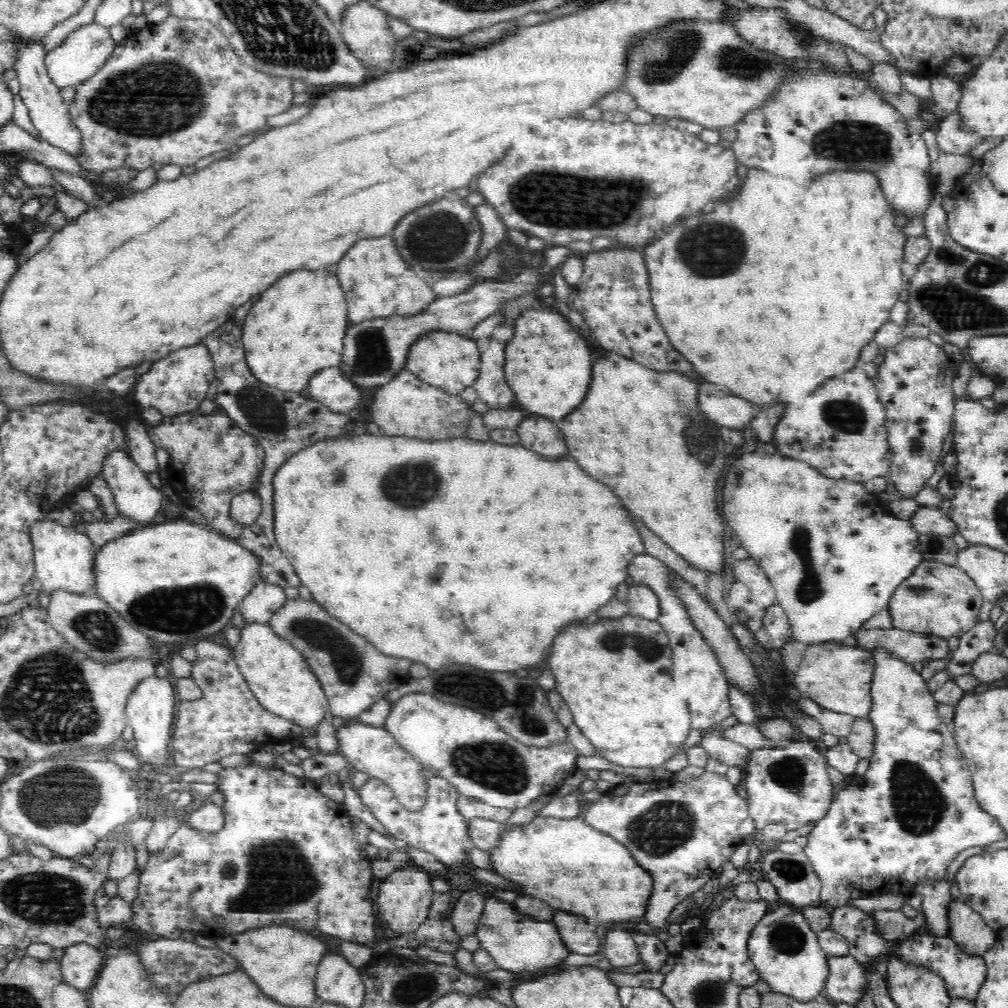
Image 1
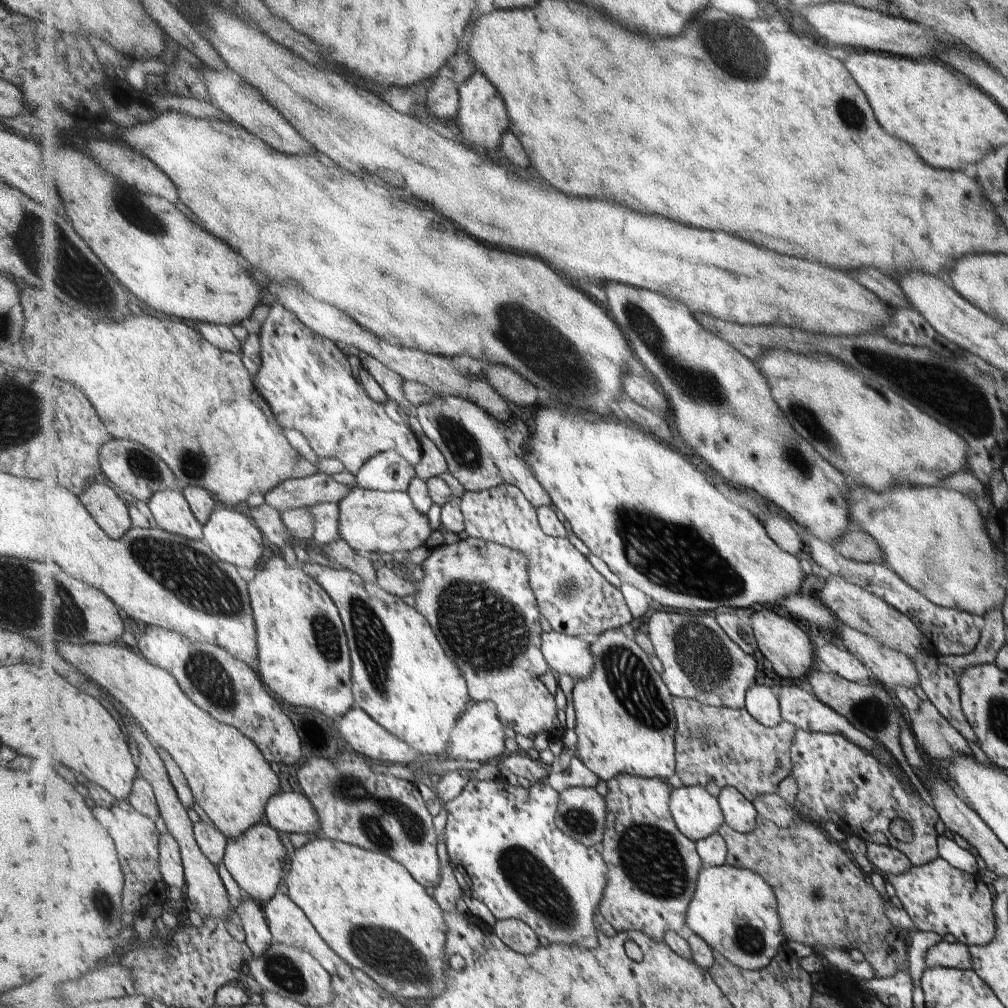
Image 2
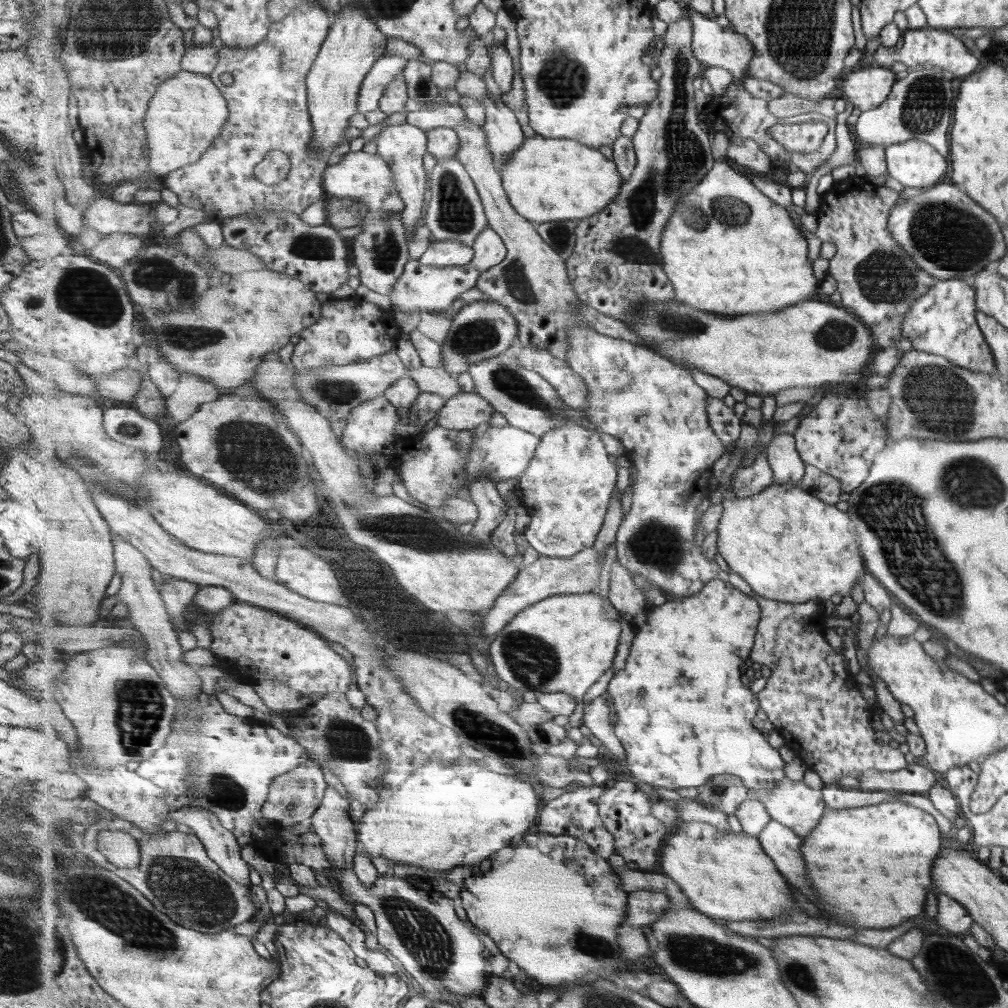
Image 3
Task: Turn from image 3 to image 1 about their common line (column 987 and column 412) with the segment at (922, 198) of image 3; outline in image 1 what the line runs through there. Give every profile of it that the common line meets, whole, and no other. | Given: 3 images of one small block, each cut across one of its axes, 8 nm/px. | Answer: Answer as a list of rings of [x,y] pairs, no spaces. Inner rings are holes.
[[[453,195],[416,208],[396,224],[392,235],[397,252],[406,263],[419,265],[428,271],[456,269],[472,263],[482,242],[482,226],[474,208],[465,199]]]

